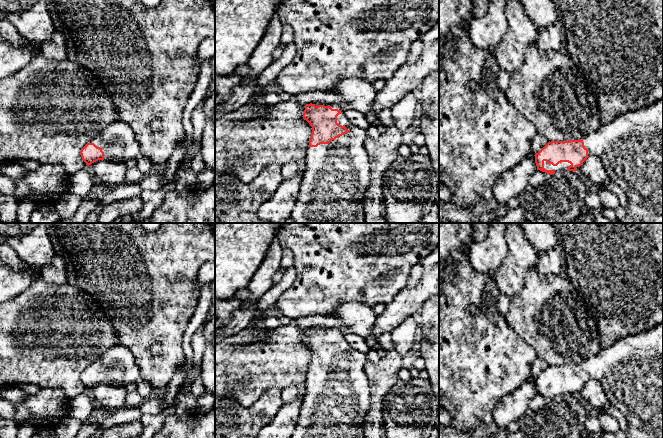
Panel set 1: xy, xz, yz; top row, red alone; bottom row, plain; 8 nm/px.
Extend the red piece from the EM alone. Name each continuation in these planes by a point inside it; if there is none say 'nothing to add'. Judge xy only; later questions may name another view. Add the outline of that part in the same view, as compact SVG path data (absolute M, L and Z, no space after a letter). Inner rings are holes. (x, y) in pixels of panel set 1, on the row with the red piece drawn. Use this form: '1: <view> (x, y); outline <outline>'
1: xy (118, 142); outline M117 121L108 125L89 143L94 143L104 152L104 160L110 162L125 163L127 160L137 158L140 155L140 145L132 128L123 121Z

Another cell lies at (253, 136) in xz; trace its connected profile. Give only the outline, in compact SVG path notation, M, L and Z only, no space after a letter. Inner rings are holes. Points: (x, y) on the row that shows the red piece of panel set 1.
M295 95L275 105L246 103L215 120L215 172L252 182L269 164L281 166L296 162L303 165L312 127L303 119L305 105Z

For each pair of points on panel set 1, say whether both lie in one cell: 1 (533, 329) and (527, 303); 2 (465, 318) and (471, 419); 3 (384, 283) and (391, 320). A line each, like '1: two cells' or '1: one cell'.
1: one cell
2: one cell
3: two cells

